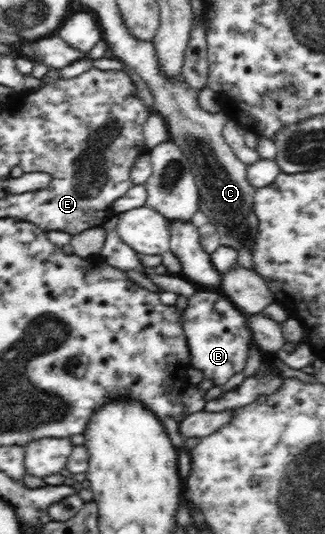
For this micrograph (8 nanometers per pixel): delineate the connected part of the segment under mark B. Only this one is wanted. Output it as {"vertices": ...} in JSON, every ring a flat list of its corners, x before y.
{"vertices":[[197,287,183,313,183,329,191,355,191,367,200,369,213,385,224,385,232,375,243,371,250,346,254,344,247,315,220,290]]}

